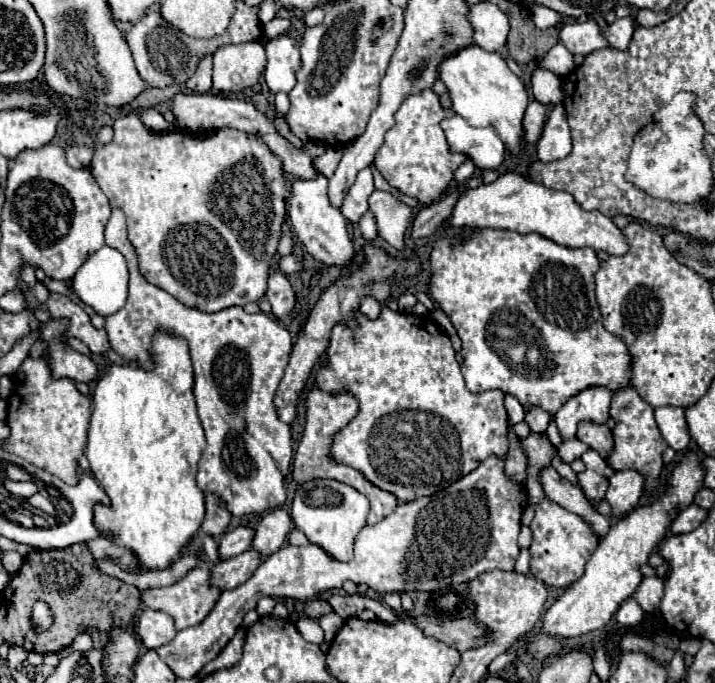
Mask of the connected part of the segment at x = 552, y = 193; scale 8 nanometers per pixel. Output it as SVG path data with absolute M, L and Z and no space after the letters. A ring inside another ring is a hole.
M515 172L501 174L491 184L463 190L451 210L451 218L447 220L447 224L453 228L461 226L495 228L495 230L513 230L519 234L537 232L561 246L569 248L589 246L593 250L605 250L607 254L613 256L621 256L627 252L627 242L611 218L595 210L593 212L583 210L569 192L547 188L541 182L533 182L531 178Z

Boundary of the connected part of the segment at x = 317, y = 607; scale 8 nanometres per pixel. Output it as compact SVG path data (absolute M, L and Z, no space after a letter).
M309 600L309 602L305 604L305 614L307 614L309 618L315 618L315 620L319 620L321 616L331 614L331 612L333 612L333 608L331 608L325 600Z

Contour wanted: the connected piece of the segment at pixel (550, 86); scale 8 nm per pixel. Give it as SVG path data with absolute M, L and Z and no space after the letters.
M537 66L531 76L531 92L535 100L547 106L557 106L563 102L563 78L551 70Z

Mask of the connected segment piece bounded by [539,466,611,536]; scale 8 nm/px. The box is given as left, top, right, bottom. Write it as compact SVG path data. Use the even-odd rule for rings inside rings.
M553 466L539 470L539 482L541 482L545 494L553 502L557 502L559 506L563 506L563 508L567 508L567 510L583 516L593 526L593 530L599 536L605 536L607 534L607 530L611 526L609 524L609 518L605 518L597 510L593 510L591 504L585 500L583 490L577 488L577 486L573 486L569 480L561 478Z

